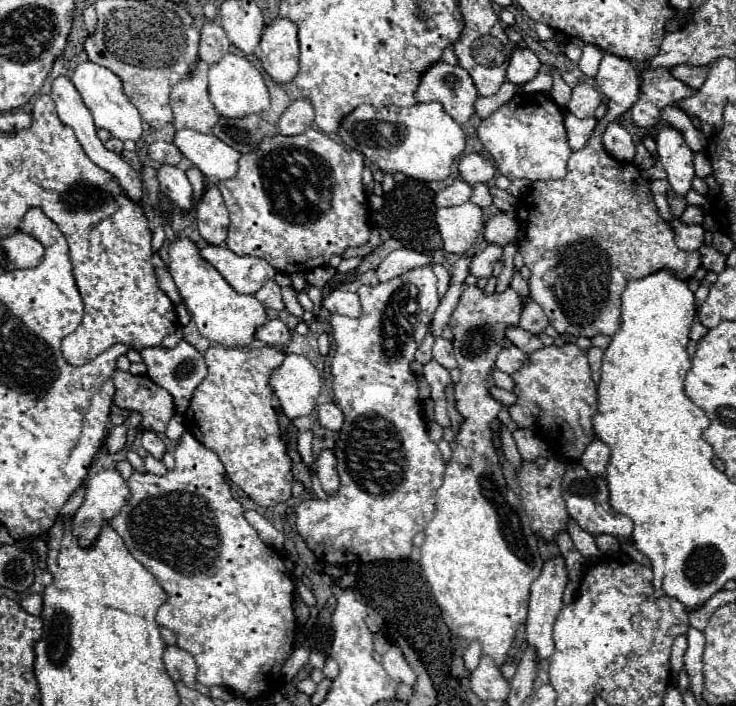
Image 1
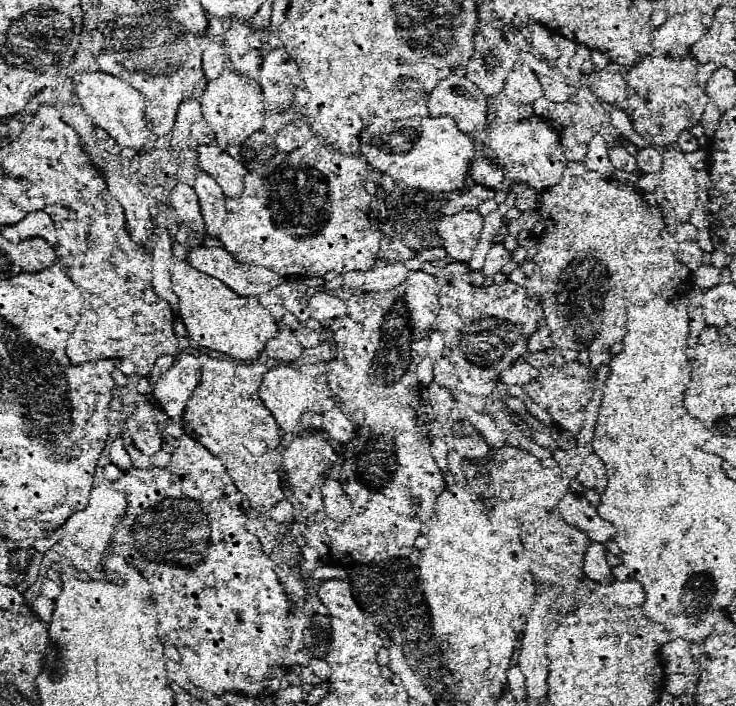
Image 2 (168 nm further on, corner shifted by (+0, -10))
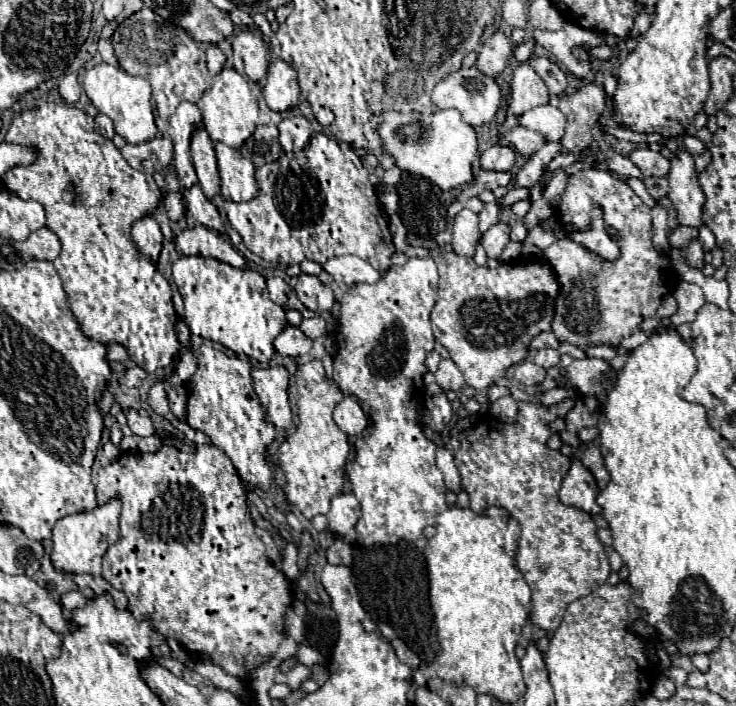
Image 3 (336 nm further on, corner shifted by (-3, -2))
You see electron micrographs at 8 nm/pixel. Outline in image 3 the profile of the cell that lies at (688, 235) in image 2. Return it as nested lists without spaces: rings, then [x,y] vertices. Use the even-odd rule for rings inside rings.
[[[679,226],[679,228],[675,228],[675,230],[669,234],[669,244],[675,246],[675,248],[683,248],[683,246],[687,246],[691,240],[695,240],[697,236],[699,236],[699,230],[697,230],[697,228]]]

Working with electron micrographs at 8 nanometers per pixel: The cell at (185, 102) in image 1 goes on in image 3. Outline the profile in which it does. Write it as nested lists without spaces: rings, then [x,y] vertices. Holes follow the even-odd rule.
[[[181,102],[175,112],[175,118],[169,120],[169,136],[175,144],[173,164],[179,182],[185,188],[197,184],[197,174],[191,160],[191,136],[195,130],[201,128],[201,122],[203,122],[203,114],[193,102]]]

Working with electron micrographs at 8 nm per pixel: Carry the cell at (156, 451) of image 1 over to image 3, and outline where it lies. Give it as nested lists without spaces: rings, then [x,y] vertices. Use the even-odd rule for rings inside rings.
[[[127,410],[127,424],[137,436],[153,436],[157,432],[153,420],[149,416],[139,416],[137,410]]]

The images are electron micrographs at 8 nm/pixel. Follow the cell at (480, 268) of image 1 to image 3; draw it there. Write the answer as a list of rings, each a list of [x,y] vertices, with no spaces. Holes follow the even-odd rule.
[[[495,224],[489,232],[485,232],[481,244],[487,252],[487,258],[499,258],[503,248],[509,244],[509,226],[507,224]]]

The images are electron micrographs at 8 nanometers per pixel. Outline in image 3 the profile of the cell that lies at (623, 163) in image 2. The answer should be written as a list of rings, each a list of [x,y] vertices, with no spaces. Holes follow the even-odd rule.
[[[637,148],[629,154],[629,160],[643,172],[643,176],[665,176],[669,172],[669,160],[651,148]]]

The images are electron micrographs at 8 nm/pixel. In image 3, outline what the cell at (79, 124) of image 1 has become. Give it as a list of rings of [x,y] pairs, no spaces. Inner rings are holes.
[[[143,216],[141,220],[137,220],[131,228],[131,236],[133,242],[137,244],[137,248],[147,254],[153,262],[157,262],[159,252],[161,252],[161,242],[163,242],[163,234],[159,230],[159,224],[153,216]]]

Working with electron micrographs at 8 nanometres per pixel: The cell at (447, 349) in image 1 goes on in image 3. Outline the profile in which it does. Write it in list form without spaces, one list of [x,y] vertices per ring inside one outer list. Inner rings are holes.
[[[451,358],[439,362],[439,368],[435,372],[435,380],[443,390],[463,390],[465,388],[463,374],[461,374],[461,370],[455,366],[455,362]]]

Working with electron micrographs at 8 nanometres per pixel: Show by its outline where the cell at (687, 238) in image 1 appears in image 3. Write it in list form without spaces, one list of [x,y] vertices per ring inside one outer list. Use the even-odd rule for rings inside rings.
[[[699,240],[689,242],[689,246],[683,248],[683,254],[685,254],[687,264],[691,264],[691,266],[695,266],[695,268],[703,268],[703,264],[705,264],[705,262],[703,262],[703,246],[701,246]]]

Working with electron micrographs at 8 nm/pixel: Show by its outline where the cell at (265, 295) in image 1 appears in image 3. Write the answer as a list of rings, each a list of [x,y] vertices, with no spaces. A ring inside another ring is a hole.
[[[271,276],[271,278],[267,278],[267,290],[269,290],[271,300],[273,300],[275,304],[279,304],[279,306],[285,308],[285,304],[287,304],[287,294],[291,292],[289,284],[287,284],[283,278]]]

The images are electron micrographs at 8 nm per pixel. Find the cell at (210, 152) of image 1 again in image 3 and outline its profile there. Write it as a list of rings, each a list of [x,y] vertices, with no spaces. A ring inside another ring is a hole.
[[[221,142],[215,144],[215,156],[221,176],[221,196],[225,200],[251,200],[257,196],[255,184],[255,166],[243,158],[235,148],[229,148]]]

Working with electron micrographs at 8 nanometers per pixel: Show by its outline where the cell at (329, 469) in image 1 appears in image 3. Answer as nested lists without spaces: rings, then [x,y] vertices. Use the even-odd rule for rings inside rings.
[[[351,492],[337,494],[331,498],[331,510],[327,514],[329,530],[339,536],[339,540],[353,544],[355,542],[355,522],[359,518],[359,502]]]

